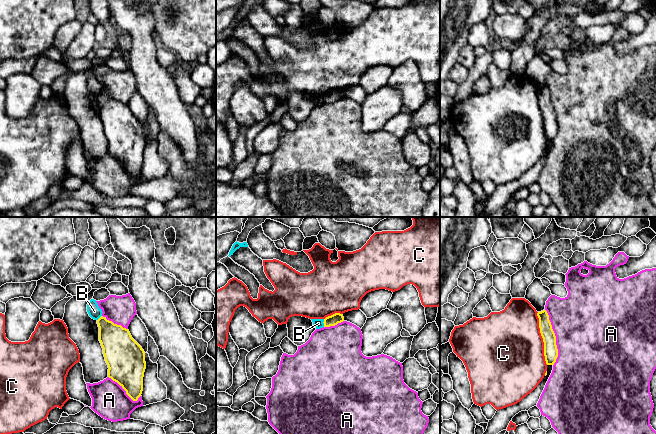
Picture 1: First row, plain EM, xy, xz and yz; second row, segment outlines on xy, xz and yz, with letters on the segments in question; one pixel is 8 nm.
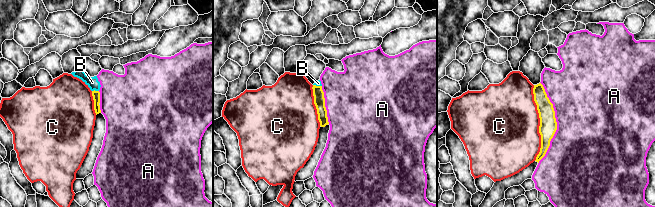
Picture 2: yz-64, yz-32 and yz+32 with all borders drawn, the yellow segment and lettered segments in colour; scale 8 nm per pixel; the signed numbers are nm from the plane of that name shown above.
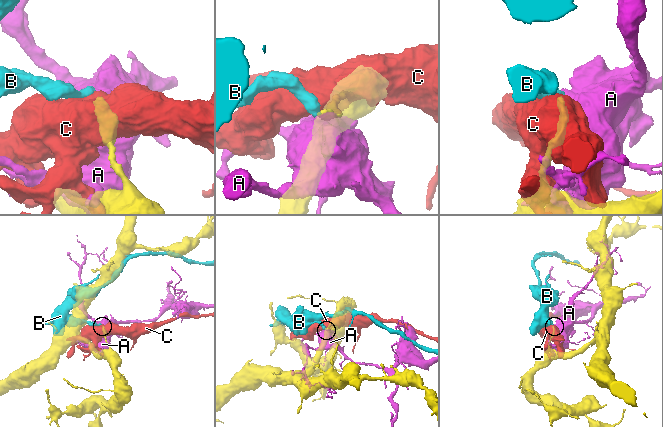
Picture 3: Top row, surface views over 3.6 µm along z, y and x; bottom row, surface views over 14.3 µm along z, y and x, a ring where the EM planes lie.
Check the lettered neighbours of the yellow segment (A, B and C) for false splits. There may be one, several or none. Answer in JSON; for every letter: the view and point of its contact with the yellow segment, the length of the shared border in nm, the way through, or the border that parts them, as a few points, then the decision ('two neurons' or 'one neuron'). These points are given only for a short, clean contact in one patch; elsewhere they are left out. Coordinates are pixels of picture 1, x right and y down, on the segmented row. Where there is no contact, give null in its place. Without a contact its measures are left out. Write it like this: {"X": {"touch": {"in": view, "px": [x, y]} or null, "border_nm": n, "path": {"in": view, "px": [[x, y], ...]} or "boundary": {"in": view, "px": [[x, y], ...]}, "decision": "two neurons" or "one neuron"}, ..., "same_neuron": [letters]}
{"A": {"touch": {"in": "yz", "px": [555, 337]}, "border_nm": 460, "decision": "two neurons"}, "B": {"touch": {"in": "xz", "px": [323, 322]}, "border_nm": 60, "boundary": {"in": "xz", "px": [[324, 319], [323, 326]]}, "decision": "two neurons"}, "C": {"touch": {"in": "yz", "px": [542, 337]}, "border_nm": 440, "decision": "two neurons"}, "same_neuron": []}

